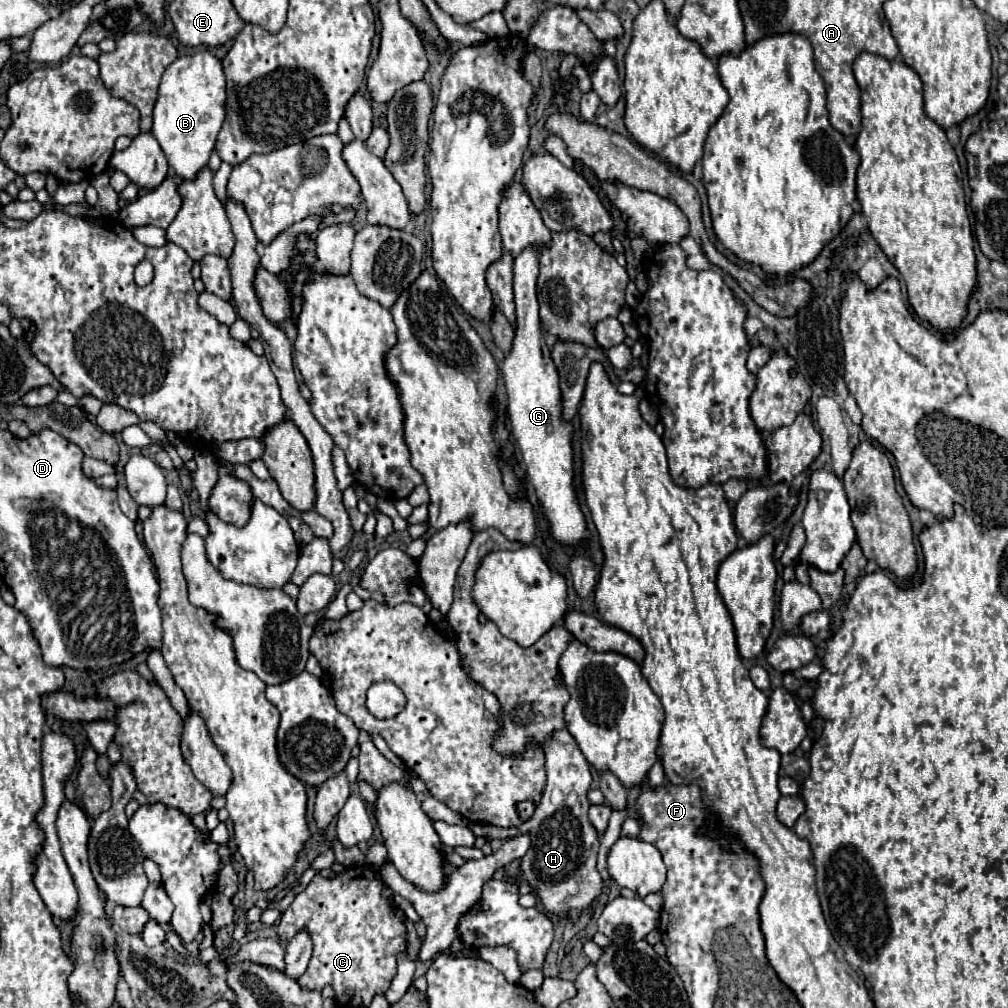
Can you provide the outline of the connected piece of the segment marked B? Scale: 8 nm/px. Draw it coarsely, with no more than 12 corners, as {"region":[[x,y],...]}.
{"region":[[207,49],[165,69],[151,133],[177,177],[207,165],[225,75]]}

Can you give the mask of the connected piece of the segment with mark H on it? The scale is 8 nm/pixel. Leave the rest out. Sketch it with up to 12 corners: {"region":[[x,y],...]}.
{"region":[[571,733],[547,783],[521,871],[547,911],[579,917],[603,889],[587,811],[591,767]]}

